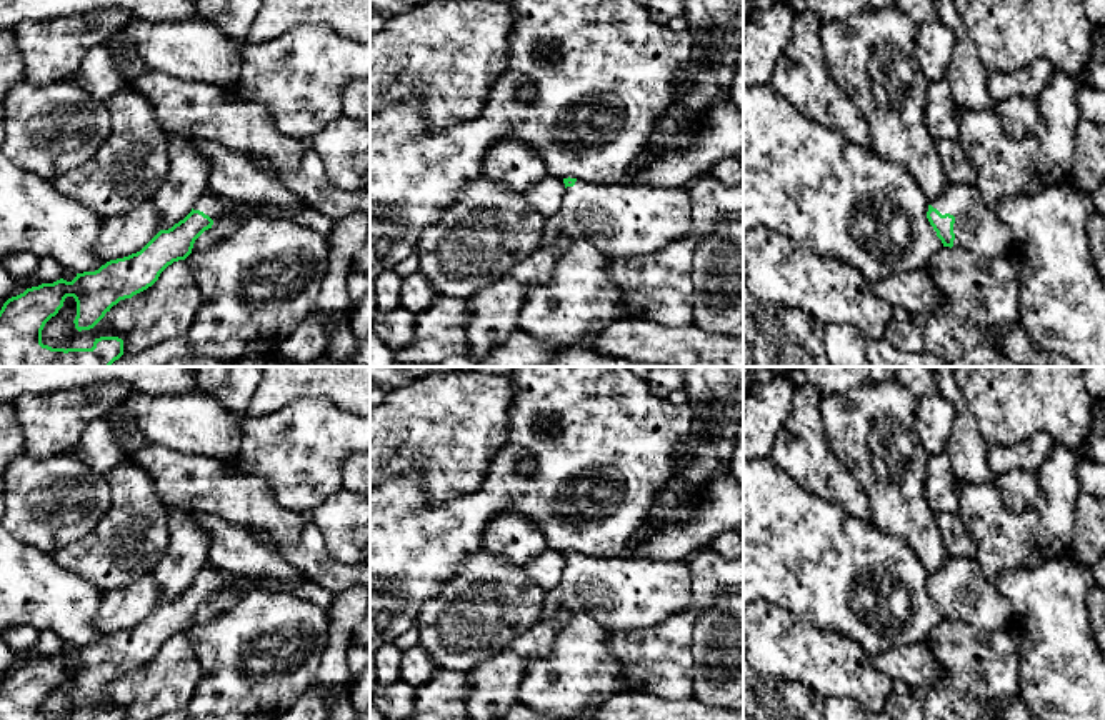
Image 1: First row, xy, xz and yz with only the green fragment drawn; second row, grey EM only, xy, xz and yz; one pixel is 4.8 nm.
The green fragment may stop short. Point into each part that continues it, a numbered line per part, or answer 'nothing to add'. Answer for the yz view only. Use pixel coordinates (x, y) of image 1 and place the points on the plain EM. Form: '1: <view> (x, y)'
1: yz (977, 602)

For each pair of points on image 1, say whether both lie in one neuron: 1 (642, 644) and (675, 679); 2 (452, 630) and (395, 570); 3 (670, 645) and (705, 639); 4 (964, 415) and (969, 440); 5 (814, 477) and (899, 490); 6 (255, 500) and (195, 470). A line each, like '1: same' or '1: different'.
1: same
2: different
3: different
4: same
5: different
6: same

